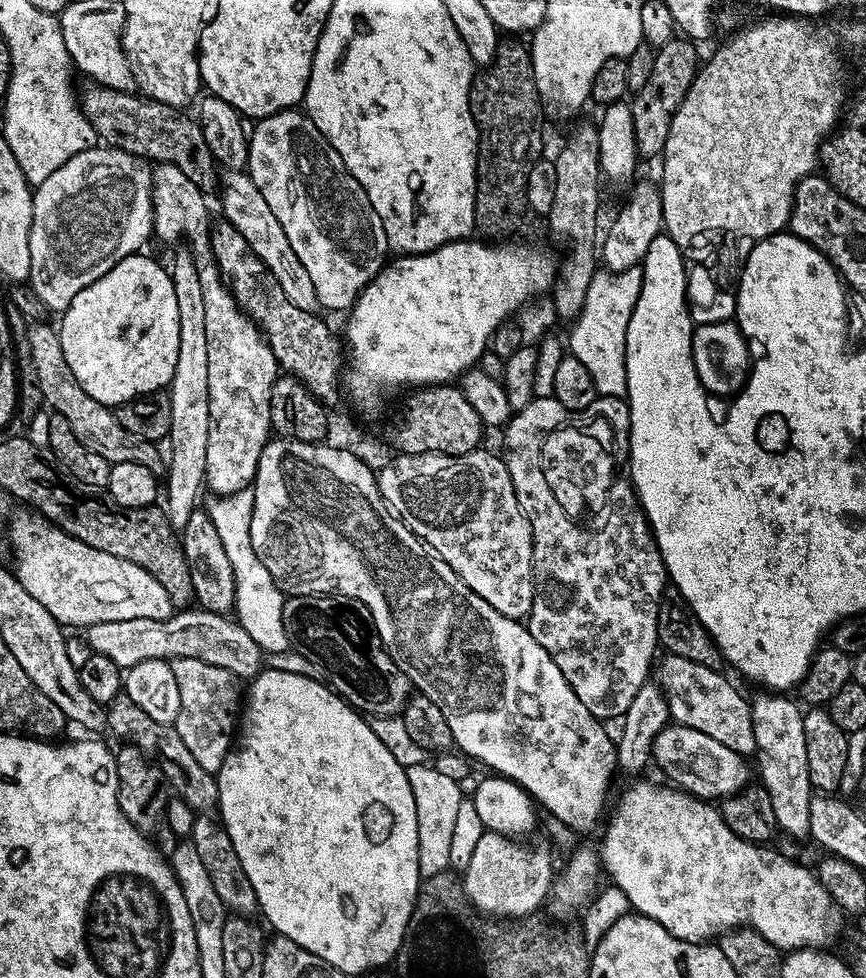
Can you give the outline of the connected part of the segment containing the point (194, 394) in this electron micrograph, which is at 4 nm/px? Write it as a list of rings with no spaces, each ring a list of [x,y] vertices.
[[[182,246],[175,258],[173,264],[170,264],[170,271],[172,274],[172,281],[174,282],[175,297],[177,299],[178,305],[178,318],[179,318],[179,342],[178,342],[178,361],[174,370],[174,378],[171,379],[171,382],[168,387],[168,395],[171,400],[172,406],[172,422],[168,434],[168,444],[170,444],[170,464],[166,466],[166,472],[168,468],[168,480],[166,482],[166,502],[164,502],[165,511],[168,513],[168,520],[171,523],[173,529],[177,532],[184,530],[187,519],[190,518],[190,514],[197,509],[198,504],[196,500],[198,494],[201,492],[204,486],[204,476],[206,470],[206,445],[209,442],[209,424],[210,424],[210,410],[209,410],[209,375],[207,373],[207,343],[206,343],[206,313],[203,310],[203,295],[202,295],[202,284],[198,279],[198,272],[196,262],[191,255],[191,249]]]

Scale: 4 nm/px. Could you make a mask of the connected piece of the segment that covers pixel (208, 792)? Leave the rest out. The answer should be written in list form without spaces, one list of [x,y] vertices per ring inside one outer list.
[[[123,694],[117,696],[106,709],[107,731],[113,732],[120,742],[130,743],[151,757],[163,774],[167,787],[177,797],[183,799],[194,813],[208,814],[219,805],[220,791],[216,785],[215,775],[198,766],[194,754],[190,754],[190,749],[182,742],[182,738],[178,738],[178,730],[175,726],[154,722],[150,714],[144,713],[139,706],[134,706],[134,702],[130,702],[130,698]]]

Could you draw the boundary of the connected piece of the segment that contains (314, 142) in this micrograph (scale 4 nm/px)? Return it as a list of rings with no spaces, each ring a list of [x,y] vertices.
[[[303,111],[279,112],[273,116],[263,116],[255,123],[254,134],[248,138],[246,173],[266,198],[271,213],[278,218],[279,225],[286,232],[294,253],[310,274],[320,308],[347,313],[360,297],[362,289],[380,273],[389,259],[386,230],[382,230],[382,222],[378,214],[374,214],[370,198],[366,198],[366,190],[362,190],[350,170],[346,170],[340,155]]]

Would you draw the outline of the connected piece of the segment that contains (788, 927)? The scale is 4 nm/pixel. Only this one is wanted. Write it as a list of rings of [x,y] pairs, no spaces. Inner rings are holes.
[[[632,784],[620,796],[620,801],[616,804],[616,809],[612,812],[612,817],[608,820],[608,825],[604,828],[604,837],[598,843],[600,853],[600,863],[603,871],[612,875],[611,883],[618,890],[626,894],[631,907],[639,915],[649,916],[654,922],[658,922],[670,935],[679,940],[690,940],[693,942],[708,942],[717,934],[733,931],[739,927],[753,928],[766,942],[770,942],[774,947],[781,950],[795,950],[797,948],[815,948],[817,950],[827,949],[828,944],[836,940],[836,935],[840,932],[841,909],[837,908],[832,895],[820,885],[820,877],[815,871],[803,868],[800,864],[795,864],[792,860],[787,860],[780,852],[775,852],[772,846],[761,846],[751,844],[749,840],[738,838],[730,826],[720,817],[719,811],[711,803],[697,800],[695,796],[689,796],[683,790],[675,787],[659,788],[656,784]]]

